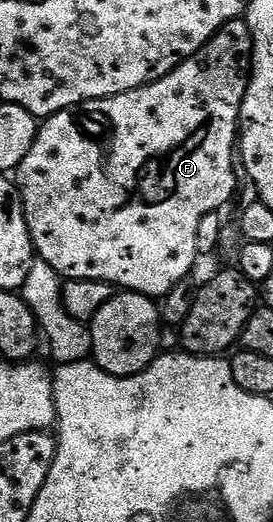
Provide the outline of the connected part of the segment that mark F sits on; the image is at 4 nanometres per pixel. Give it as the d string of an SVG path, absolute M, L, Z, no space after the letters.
M245 17L232 20L200 48L188 60L184 60L175 70L168 72L160 80L147 86L136 88L132 92L124 92L120 96L101 98L91 102L81 102L67 110L61 110L45 119L39 125L36 144L32 144L32 152L24 156L24 164L16 171L16 185L22 195L22 207L26 213L26 223L30 239L34 245L34 253L41 261L46 262L63 280L96 280L107 282L109 286L122 292L144 294L155 300L165 299L178 285L185 283L190 277L190 269L194 261L200 258L198 253L198 233L200 220L204 216L221 211L222 205L234 194L234 189L240 186L240 181L234 174L236 161L236 143L240 138L240 123L238 117L242 111L242 101L250 83L250 58L254 55L252 32L248 28Z

